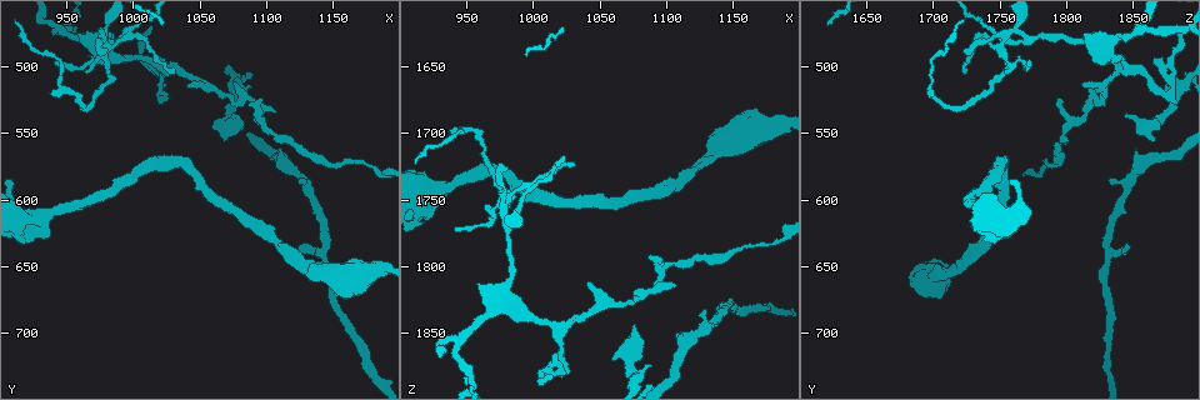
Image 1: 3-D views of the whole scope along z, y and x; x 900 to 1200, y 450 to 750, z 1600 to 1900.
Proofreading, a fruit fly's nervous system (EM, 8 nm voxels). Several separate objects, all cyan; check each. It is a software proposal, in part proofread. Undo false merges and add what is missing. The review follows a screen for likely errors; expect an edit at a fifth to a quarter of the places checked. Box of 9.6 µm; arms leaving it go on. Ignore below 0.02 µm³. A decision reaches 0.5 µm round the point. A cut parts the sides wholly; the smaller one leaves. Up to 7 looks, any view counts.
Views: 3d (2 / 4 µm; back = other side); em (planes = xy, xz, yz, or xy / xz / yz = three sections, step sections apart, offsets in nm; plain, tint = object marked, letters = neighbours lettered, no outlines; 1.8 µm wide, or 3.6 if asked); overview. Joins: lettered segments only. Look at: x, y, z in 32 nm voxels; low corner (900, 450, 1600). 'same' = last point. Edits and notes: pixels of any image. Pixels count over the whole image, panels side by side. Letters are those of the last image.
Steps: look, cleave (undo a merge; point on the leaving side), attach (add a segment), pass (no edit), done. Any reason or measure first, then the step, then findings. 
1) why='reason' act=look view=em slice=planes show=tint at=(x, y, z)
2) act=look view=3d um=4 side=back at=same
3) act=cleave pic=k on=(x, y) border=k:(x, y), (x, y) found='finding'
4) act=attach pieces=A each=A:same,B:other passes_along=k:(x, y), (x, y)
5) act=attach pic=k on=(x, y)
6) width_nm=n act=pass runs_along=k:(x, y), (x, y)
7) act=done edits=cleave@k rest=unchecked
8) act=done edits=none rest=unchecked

why='branch stops here' act=look view=3d um=4 at=(1060, 544, 1872)

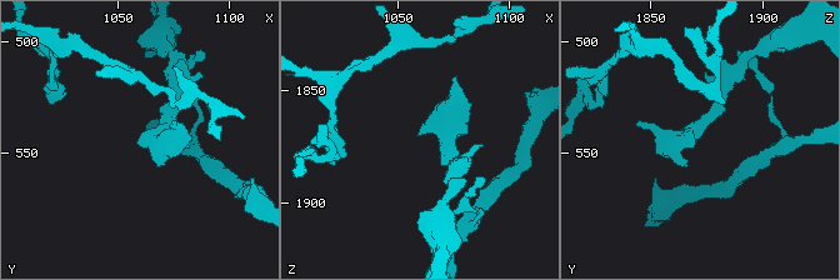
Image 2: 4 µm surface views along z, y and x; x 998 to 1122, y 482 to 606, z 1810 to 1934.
why='now the EM' act=look view=em slice=xz step=4 show=tint at=(1060, 544, 1871)

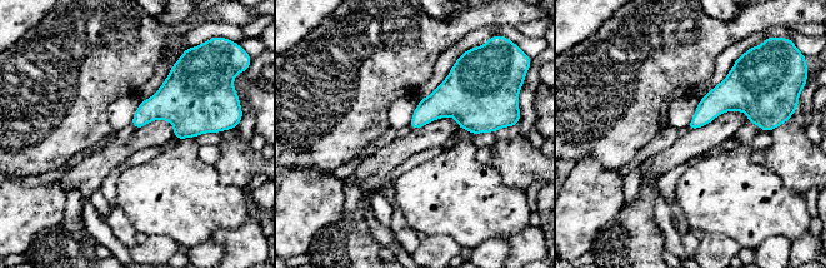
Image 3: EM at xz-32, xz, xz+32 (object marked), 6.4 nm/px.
act=look view=em slice=planes show=letters at=same

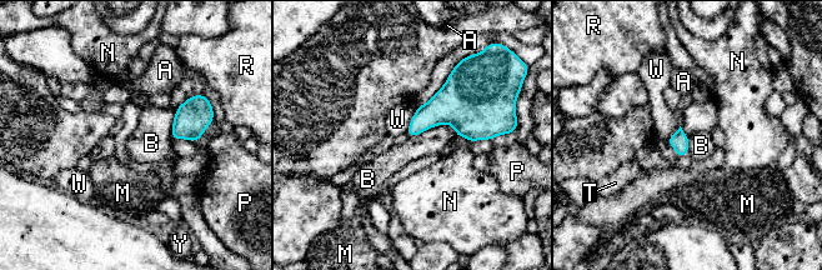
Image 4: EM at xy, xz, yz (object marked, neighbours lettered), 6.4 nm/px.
width_nm=120 act=pass each=A:other,B:other,M:other,N:other,P:other,R:other,T:other,W:other,Y:other border=4:(456, 130), (437, 124), (410, 138) found='none of them fits'

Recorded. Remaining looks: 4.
why='tapers out' act=look view=3d um=4 at=(1016, 496, 1866)

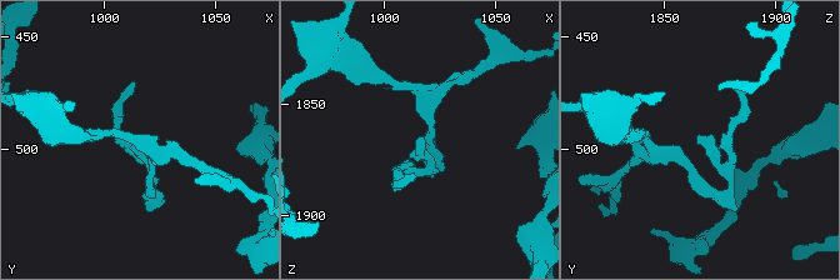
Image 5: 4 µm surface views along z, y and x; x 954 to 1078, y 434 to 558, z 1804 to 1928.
why='need the tissue' act=look view=em slice=xz step=16 show=letters at=(1015, 495, 1865)

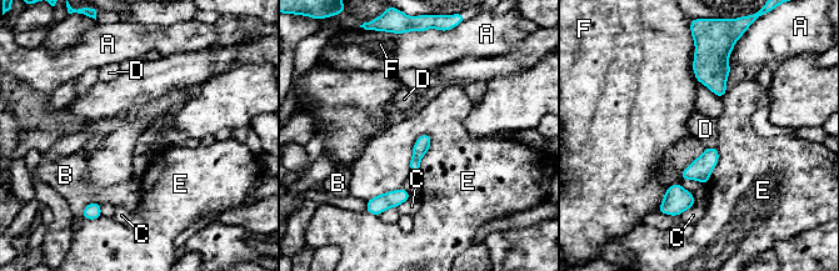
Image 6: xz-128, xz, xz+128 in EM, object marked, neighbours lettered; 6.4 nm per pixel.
act=look view=em slice=planes show=letters at=same

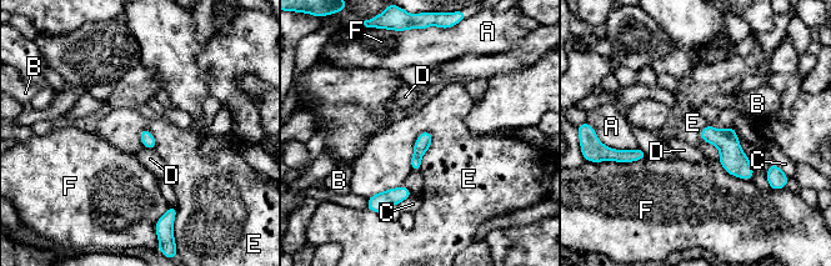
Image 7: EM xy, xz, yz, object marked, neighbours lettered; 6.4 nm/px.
act=pass each=A:other,B:other,C:other,D:other,E:other,F:other border=7:(427, 130), (415, 141), (410, 170) found='none of them fits'

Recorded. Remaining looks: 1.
why='sudden change in width' act=look view=em um=3.6 slice=planes show=letters at=(922, 616, 1746)

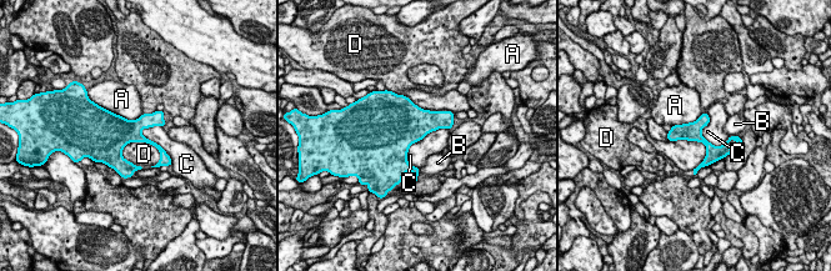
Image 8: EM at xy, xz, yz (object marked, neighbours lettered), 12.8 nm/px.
act=pass each=A:other,B:other,C:other,D:other found='all the same neuron'

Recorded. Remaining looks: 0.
act=done edits=none rest=unchecked

